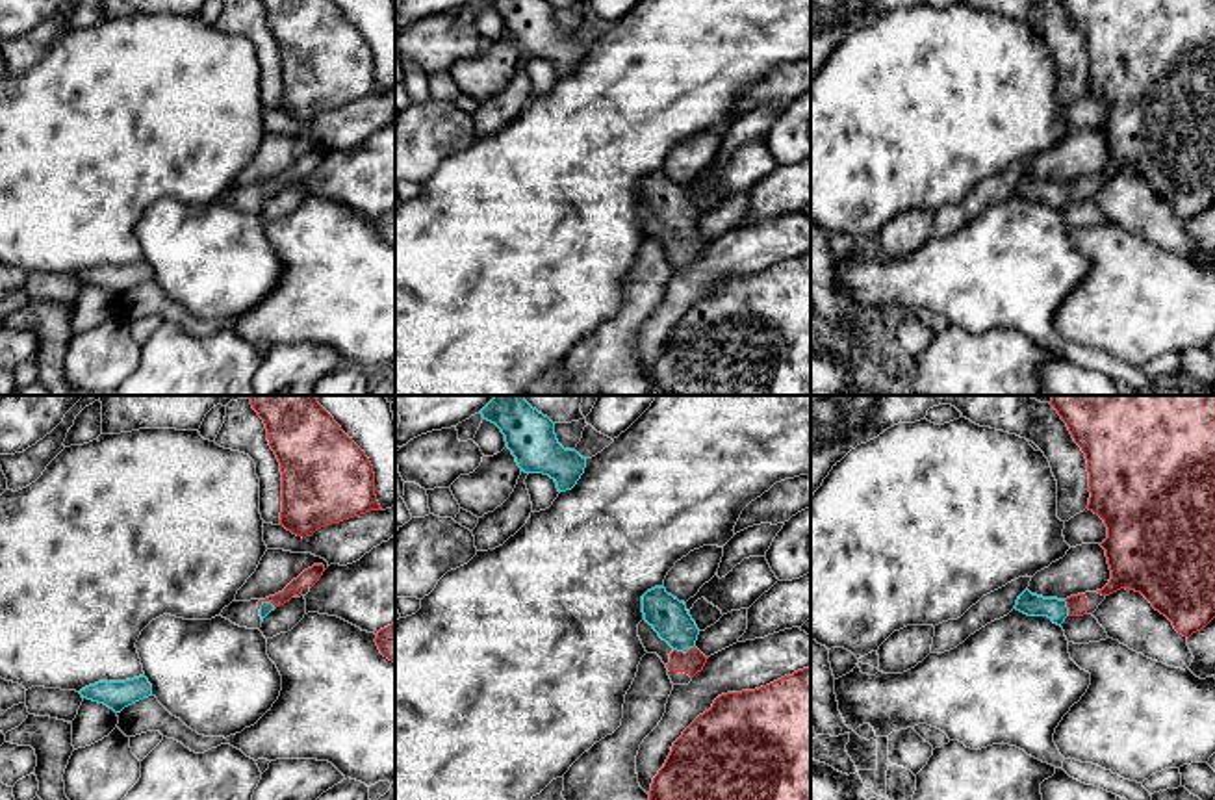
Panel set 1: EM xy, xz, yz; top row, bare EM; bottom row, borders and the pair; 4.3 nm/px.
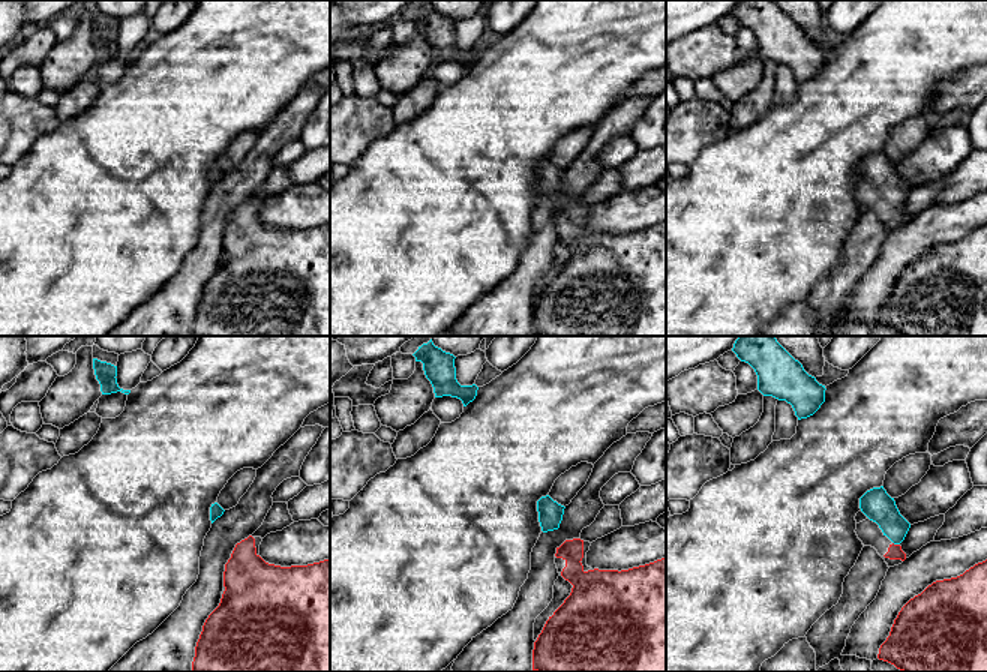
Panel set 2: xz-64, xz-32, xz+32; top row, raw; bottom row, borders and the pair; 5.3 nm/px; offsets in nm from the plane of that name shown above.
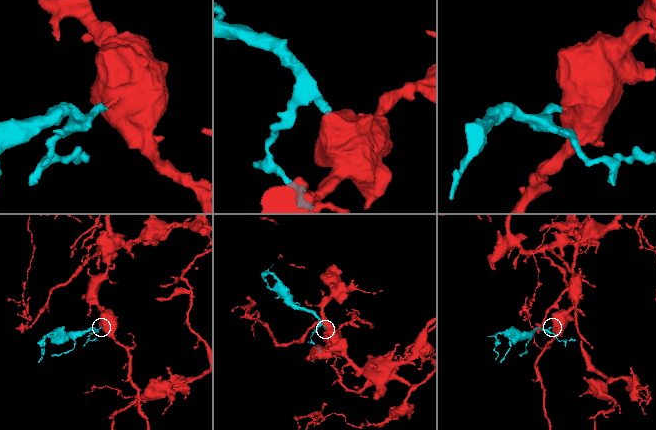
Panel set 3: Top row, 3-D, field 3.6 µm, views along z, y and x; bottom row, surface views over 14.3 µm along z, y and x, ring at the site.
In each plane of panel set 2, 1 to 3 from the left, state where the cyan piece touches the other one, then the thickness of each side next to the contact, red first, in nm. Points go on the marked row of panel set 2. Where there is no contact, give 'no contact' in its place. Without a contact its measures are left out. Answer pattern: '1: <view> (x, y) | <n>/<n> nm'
1: no contact
2: no contact
3: xz+32 (896, 545) | 80/170 nm

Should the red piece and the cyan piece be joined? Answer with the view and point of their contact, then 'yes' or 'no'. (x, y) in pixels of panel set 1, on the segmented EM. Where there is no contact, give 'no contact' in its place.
contact xz (681, 652); yes

